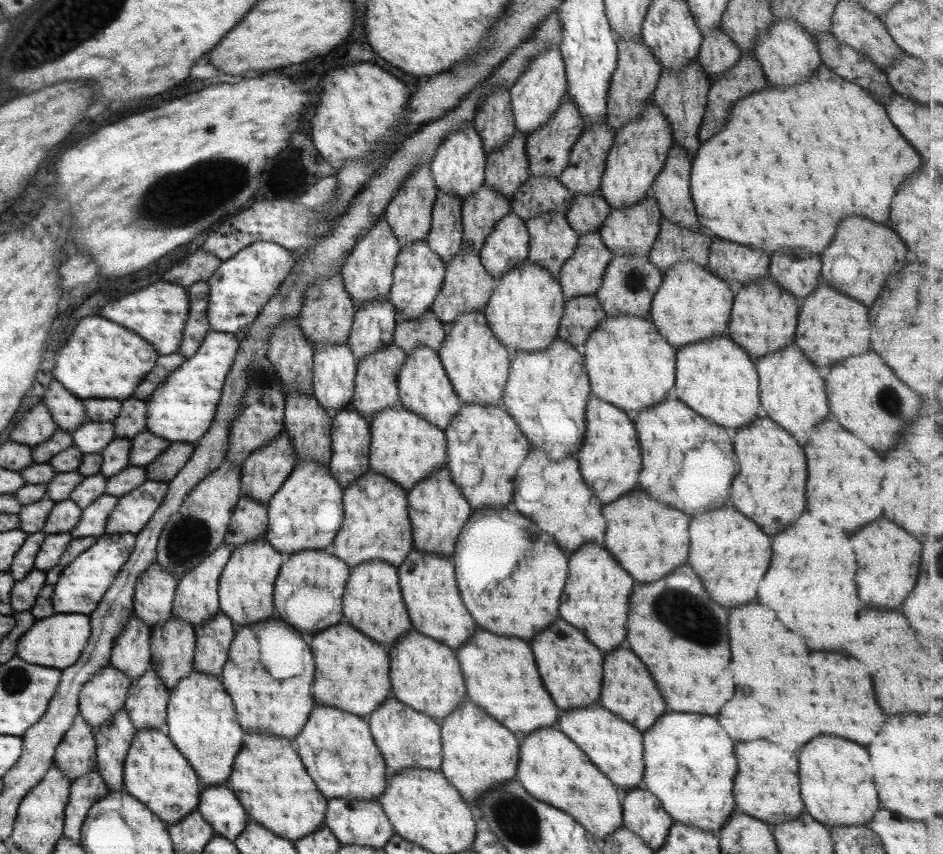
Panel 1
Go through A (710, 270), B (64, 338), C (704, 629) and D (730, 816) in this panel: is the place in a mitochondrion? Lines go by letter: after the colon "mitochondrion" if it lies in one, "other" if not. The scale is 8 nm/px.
A: other
B: other
C: mitochondrion
D: other

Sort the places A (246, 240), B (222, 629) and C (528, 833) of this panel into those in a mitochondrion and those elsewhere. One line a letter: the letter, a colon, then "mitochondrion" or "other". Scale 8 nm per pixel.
A: other
B: other
C: mitochondrion

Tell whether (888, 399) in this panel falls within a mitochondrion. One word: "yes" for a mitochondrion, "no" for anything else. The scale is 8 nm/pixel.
yes

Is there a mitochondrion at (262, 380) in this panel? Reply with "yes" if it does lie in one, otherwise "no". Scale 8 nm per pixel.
yes

